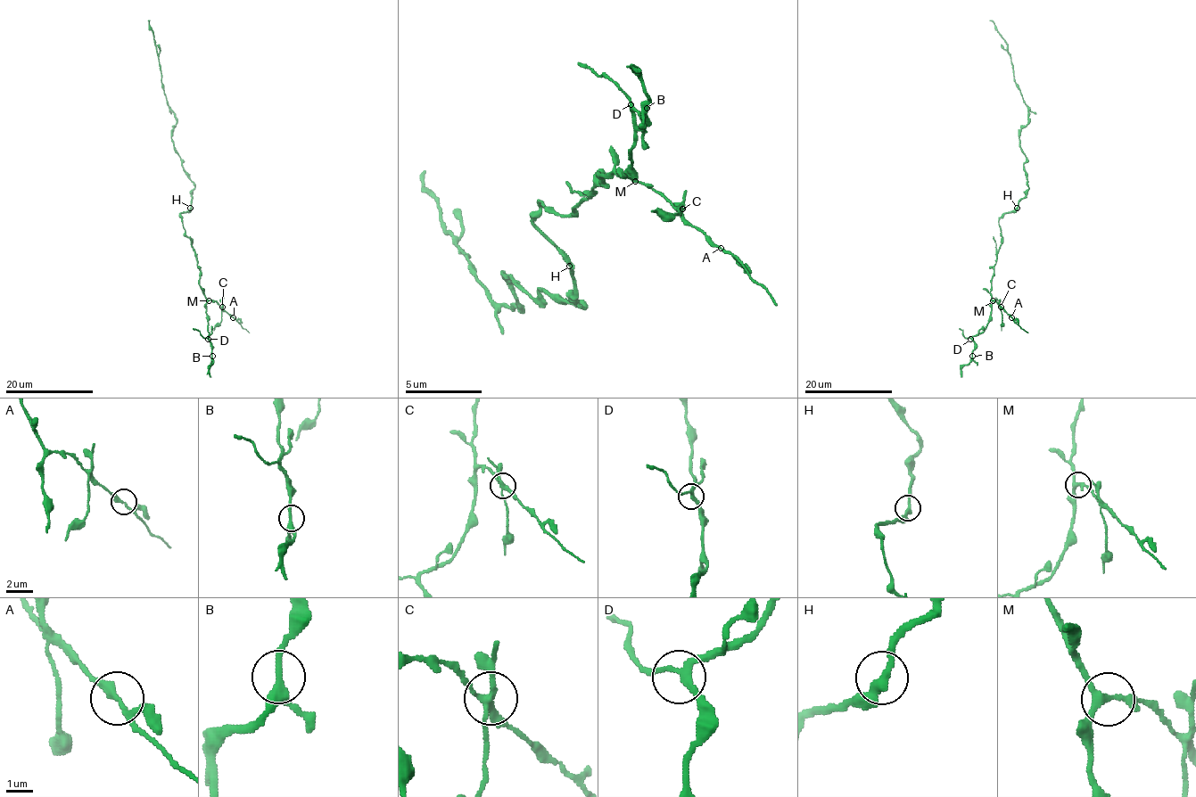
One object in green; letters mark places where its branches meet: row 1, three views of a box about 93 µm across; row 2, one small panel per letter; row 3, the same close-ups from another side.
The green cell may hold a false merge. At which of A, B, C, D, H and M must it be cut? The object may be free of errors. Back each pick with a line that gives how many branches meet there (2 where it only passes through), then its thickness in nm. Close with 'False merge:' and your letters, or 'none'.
C: branches 4; calibre 240 nm
False merge: C

